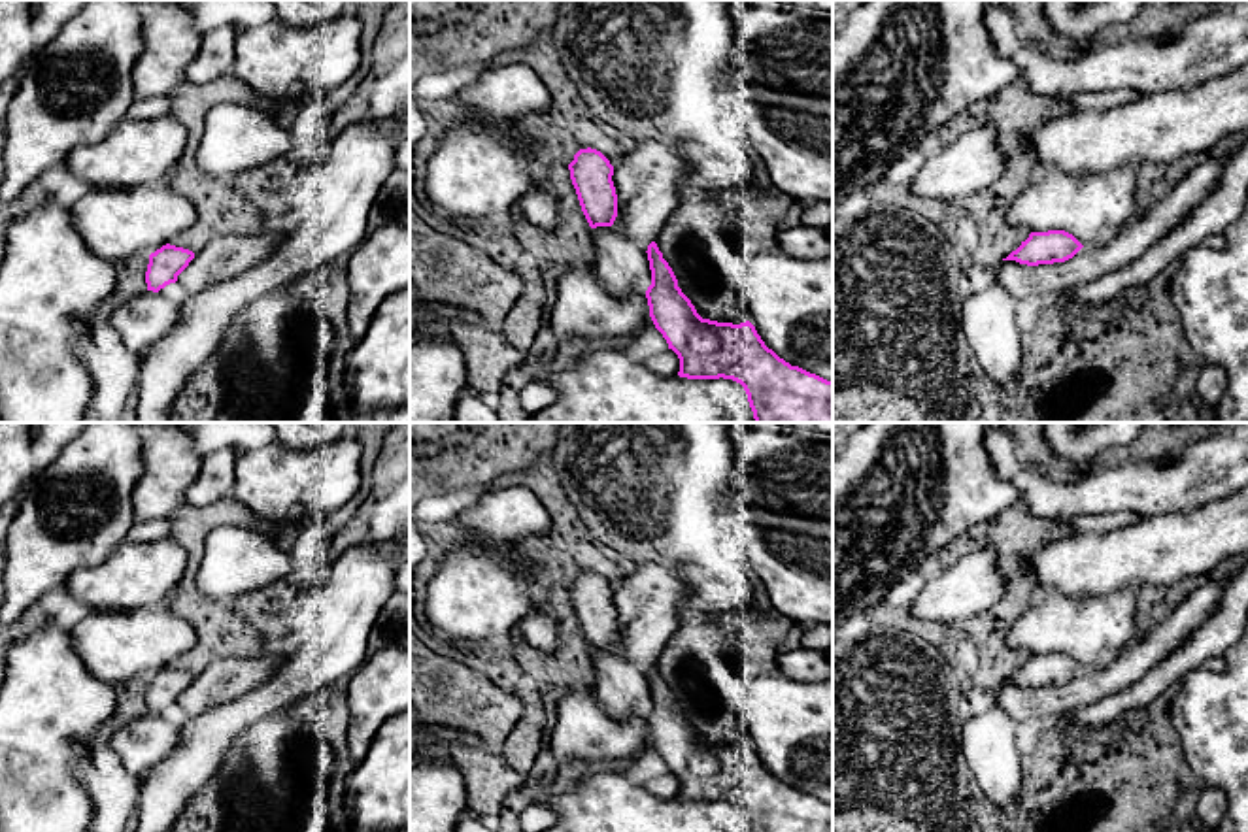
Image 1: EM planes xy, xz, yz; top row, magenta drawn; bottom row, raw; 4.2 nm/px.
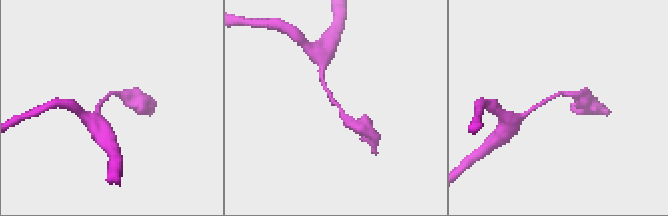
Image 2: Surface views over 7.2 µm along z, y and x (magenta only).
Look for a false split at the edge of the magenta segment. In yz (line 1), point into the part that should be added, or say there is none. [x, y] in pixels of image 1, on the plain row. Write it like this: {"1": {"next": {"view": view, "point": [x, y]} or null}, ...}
{"1": {"next": null}}

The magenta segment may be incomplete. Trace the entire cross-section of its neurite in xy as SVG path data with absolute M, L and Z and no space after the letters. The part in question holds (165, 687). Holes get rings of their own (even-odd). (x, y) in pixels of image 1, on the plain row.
M170 666L151 675L145 694L147 713L159 715L166 707L176 706L177 698L189 689L193 681L193 674Z

